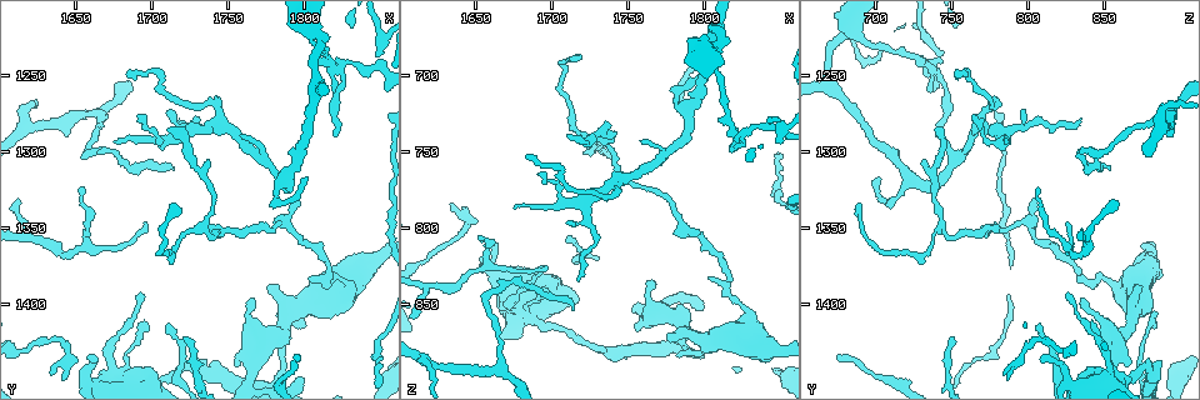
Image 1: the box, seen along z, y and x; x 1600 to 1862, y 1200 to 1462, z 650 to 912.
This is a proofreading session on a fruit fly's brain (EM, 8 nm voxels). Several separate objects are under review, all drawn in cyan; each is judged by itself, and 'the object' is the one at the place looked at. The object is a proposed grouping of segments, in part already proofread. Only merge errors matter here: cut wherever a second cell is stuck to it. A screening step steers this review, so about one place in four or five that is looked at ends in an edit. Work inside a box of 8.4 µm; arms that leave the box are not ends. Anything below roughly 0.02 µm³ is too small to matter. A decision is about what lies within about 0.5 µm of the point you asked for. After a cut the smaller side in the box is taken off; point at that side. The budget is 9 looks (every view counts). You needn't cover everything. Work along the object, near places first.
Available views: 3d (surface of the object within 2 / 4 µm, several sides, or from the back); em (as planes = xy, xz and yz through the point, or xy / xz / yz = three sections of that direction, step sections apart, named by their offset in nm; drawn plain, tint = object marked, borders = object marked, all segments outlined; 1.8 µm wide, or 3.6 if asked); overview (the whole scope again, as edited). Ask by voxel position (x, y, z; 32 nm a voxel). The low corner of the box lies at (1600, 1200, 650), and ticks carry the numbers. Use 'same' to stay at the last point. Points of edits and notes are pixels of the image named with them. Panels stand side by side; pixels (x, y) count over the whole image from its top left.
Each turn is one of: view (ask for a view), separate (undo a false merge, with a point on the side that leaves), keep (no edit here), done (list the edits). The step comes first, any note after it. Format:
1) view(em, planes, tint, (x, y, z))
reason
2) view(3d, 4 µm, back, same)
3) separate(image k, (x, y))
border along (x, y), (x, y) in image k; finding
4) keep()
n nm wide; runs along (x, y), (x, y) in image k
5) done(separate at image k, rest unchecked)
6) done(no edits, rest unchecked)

view(3d, 4 µm, (1848, 1370, 880))
calibre changes

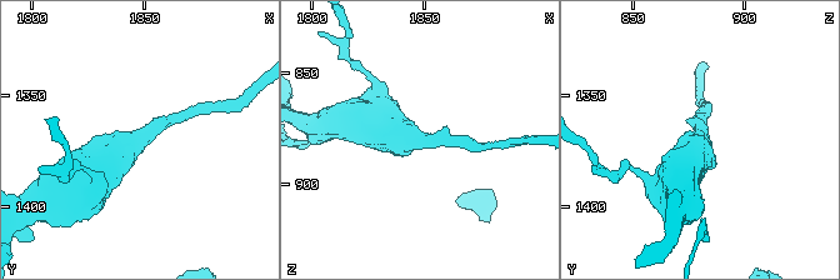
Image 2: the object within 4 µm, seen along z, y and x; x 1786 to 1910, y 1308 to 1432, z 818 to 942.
view(em, 3.6 µm, xy, step 8, tint, (1848, 1368, 880))

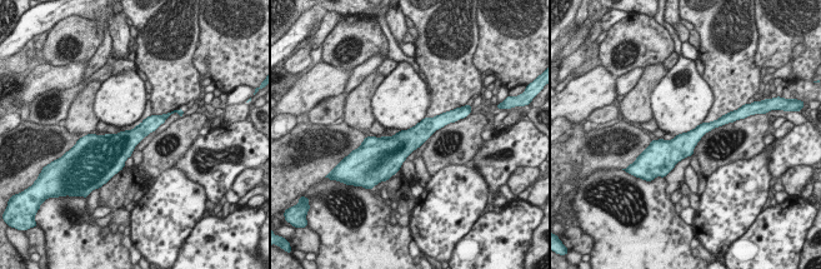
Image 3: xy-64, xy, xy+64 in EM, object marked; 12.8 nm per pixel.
view(em, 3.6 µm, planes, borders, same)

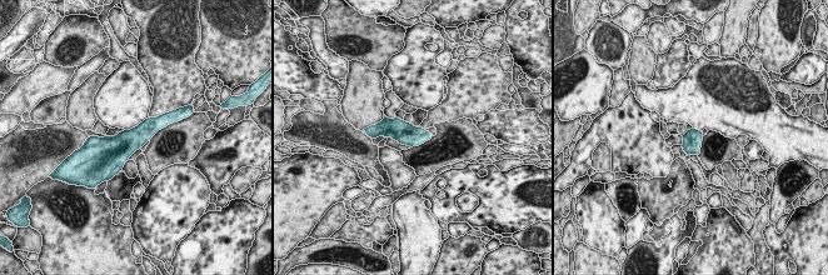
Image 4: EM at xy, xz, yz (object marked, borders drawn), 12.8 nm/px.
keep()
all the same cell

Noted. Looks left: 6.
view(em, planes, tint, (1818, 1242, 734))
a narrow waist

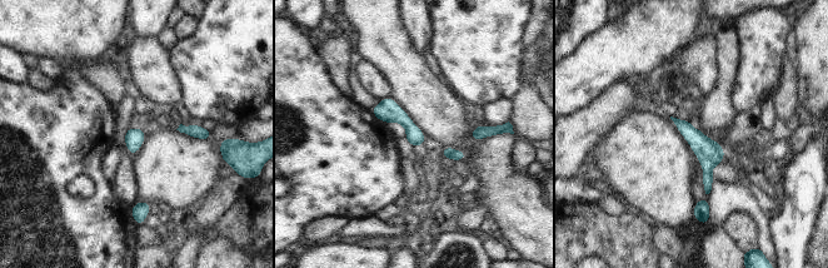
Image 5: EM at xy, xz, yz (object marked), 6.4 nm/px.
separate(image 5, (445, 150))
110 nm wide; border along (455, 150), (447, 155) in image 5; two cells meet here

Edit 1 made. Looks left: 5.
view(em, xz, step 8, tint, (1748, 1280, 768))
sharp bend

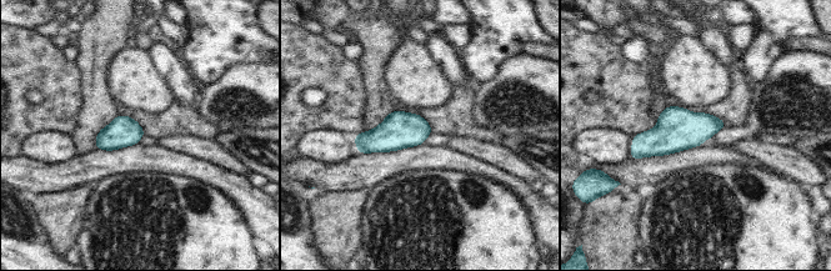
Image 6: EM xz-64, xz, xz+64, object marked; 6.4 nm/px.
view(em, planes, borders, same)

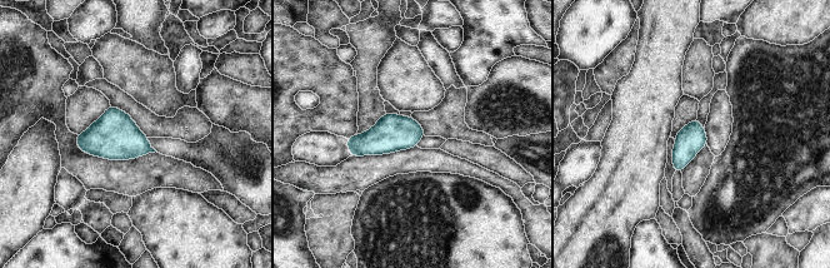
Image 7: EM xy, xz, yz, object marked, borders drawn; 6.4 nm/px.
keep()
continuous, no second cell

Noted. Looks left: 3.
view(em, planes, tint, (1674, 1450, 852))
calibre changes

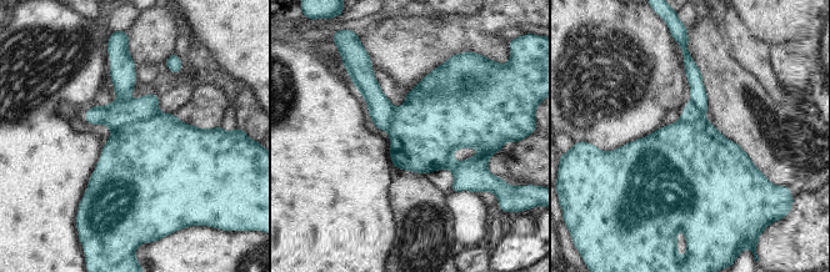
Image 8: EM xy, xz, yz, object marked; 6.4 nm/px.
separate(image 8, (118, 114))
the part that leaves runs along (155, 97), (140, 109), (88, 117) in image 8; a second cell is stuck on

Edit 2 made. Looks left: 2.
done(separate at image 5, separate at image 8, rest unchecked)

